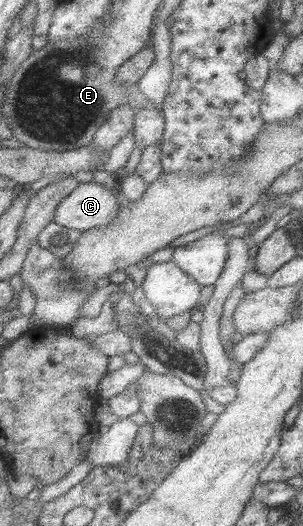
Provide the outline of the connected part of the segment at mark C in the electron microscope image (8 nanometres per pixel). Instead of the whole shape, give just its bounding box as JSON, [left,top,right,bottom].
[55,180,121,230]

